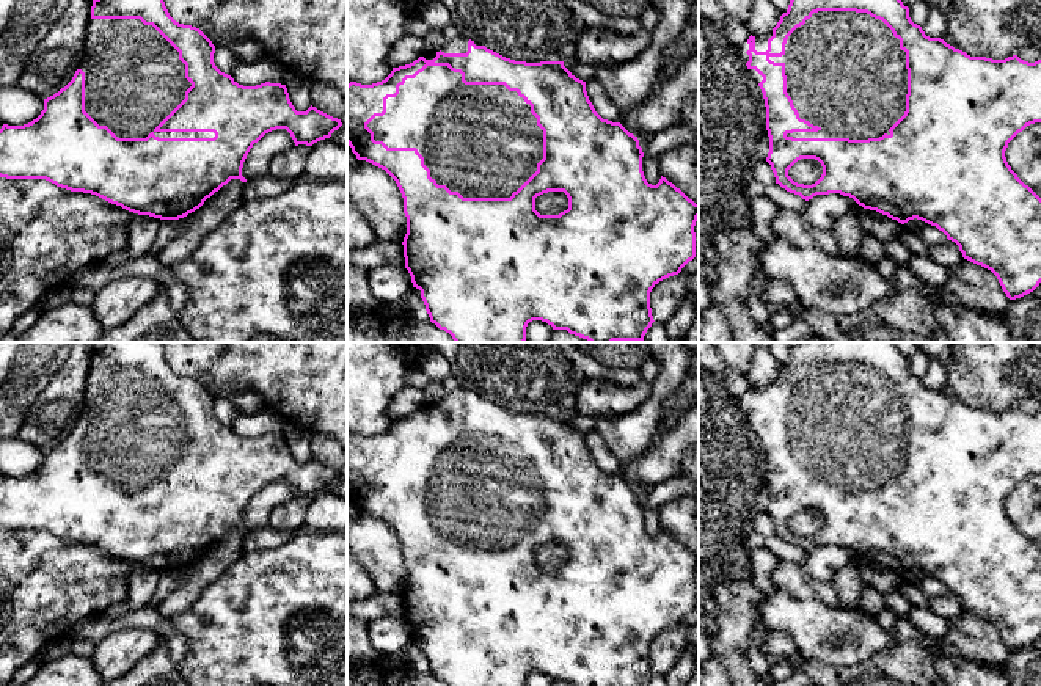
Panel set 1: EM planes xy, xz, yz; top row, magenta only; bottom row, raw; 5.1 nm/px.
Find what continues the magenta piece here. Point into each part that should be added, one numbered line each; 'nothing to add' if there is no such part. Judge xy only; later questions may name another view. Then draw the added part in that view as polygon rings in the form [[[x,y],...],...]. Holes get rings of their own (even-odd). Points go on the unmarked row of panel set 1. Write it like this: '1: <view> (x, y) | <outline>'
1: xy (134, 430) | [[[89,370],[79,421],[85,424],[85,463],[118,490],[146,490],[151,483],[159,490],[215,488],[214,483],[154,482],[185,451],[192,435],[185,430],[185,416],[179,411],[179,403],[152,377],[144,377],[140,370]]]

